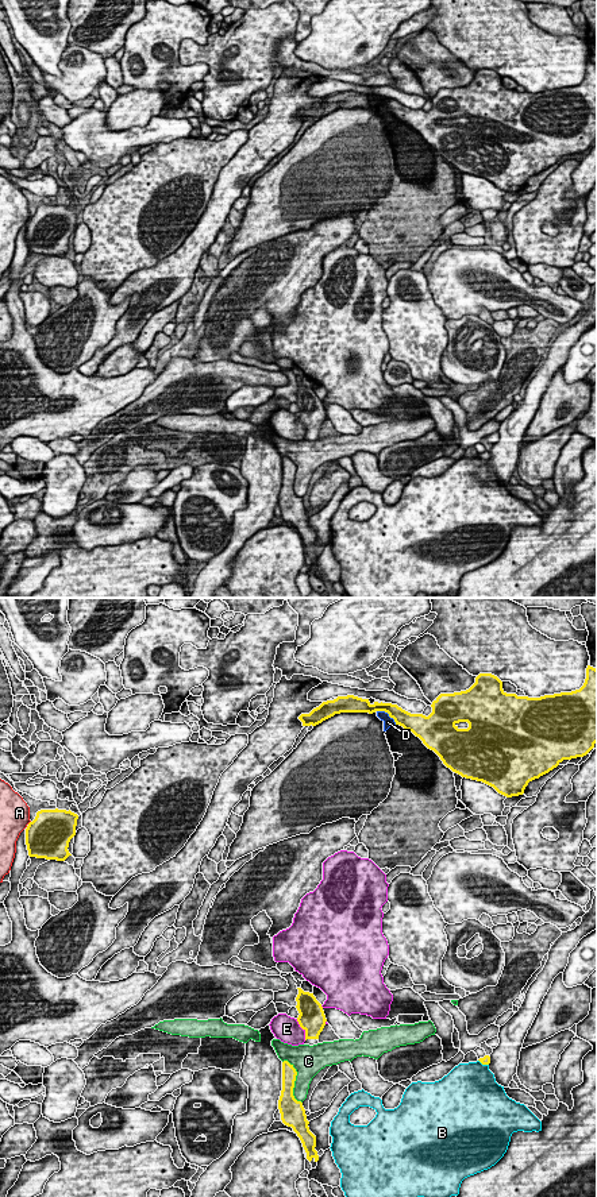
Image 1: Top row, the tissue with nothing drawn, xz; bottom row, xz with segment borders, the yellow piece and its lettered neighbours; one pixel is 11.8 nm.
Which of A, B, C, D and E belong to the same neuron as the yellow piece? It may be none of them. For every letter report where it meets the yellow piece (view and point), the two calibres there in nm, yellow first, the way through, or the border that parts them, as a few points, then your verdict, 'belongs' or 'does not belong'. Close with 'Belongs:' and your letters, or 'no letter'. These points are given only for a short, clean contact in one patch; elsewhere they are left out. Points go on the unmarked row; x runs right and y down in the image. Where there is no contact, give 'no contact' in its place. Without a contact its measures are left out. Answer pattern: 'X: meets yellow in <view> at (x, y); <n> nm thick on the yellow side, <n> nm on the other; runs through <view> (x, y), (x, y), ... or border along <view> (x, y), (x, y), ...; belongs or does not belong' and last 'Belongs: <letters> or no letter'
A: no contact; does not belong
B: meets yellow in xz at (484, 459); 100 nm thick on the yellow side, 460 nm on the other; border along xz (478, 455), (488, 460); does not belong
C: meets yellow in xz at (295, 475); 190 nm thick on the yellow side, 320 nm on the other; does not belong
D: meets yellow in xz at (388, 108); 190 nm thick on the yellow side, 130 nm on the other; border along xz (377, 105), (384, 105), (396, 119); does not belong
E: meets yellow in xz at (303, 424); 320 nm thick on the yellow side, 300 nm on the other; does not belong
Belongs: no letter

